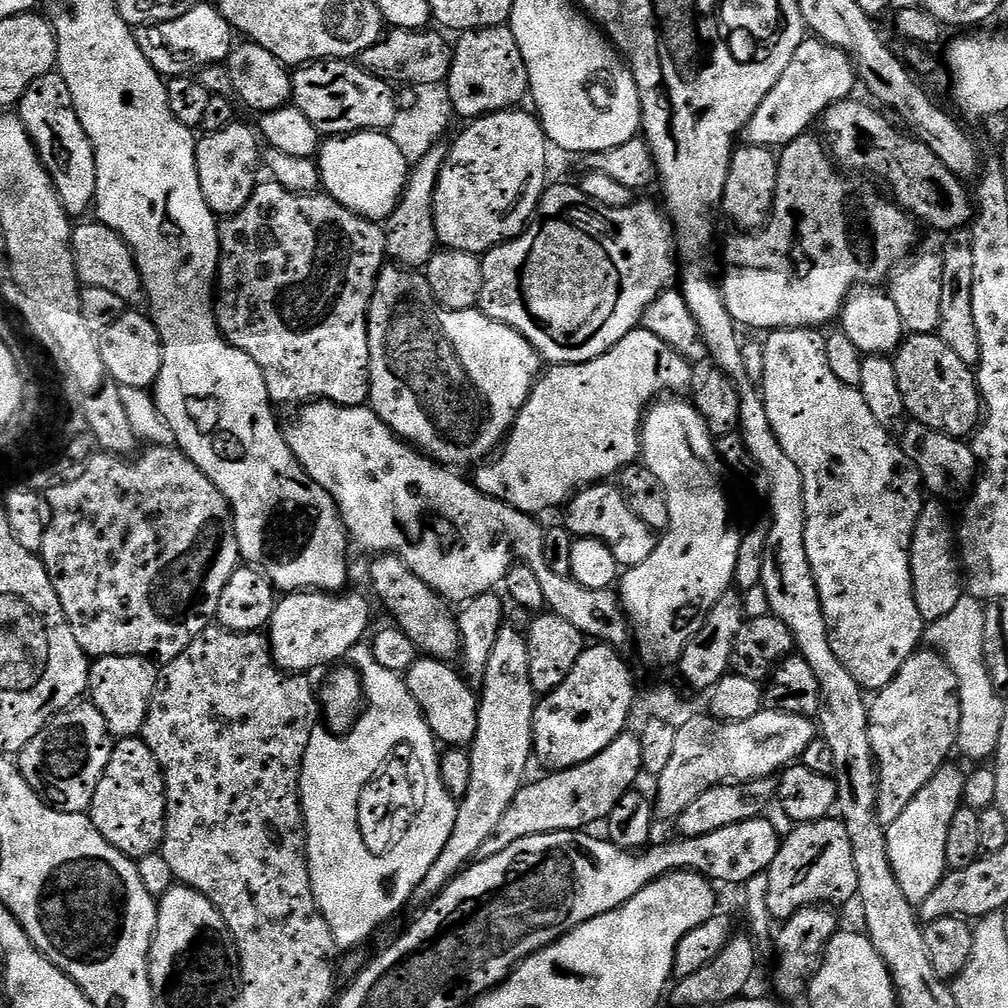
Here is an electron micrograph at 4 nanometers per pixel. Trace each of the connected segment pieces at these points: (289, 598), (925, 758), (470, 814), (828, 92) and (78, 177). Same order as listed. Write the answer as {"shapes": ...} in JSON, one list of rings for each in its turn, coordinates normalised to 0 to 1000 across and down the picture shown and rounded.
{"shapes":[[[[299,585],[283,590],[275,598],[268,620],[270,653],[275,663],[280,663],[291,669],[310,669],[313,663],[317,663],[320,659],[329,661],[340,656],[344,652],[345,646],[362,634],[361,626],[364,625],[365,618],[369,615],[369,603],[365,600],[363,592],[356,591],[353,587],[344,587],[330,589],[313,585]]],[[[910,645],[887,669],[878,683],[864,691],[861,700],[861,727],[863,744],[869,756],[869,813],[880,819],[887,812],[895,809],[895,804],[903,800],[907,788],[927,772],[934,760],[941,757],[940,749],[949,741],[952,728],[952,682],[946,665],[928,645]]],[[[497,622],[486,657],[482,657],[474,693],[474,724],[466,739],[464,783],[452,799],[450,824],[446,832],[412,883],[414,894],[425,895],[436,889],[447,873],[472,853],[475,841],[481,837],[482,831],[486,831],[486,827],[490,827],[498,808],[506,804],[506,796],[510,796],[514,784],[522,777],[520,769],[524,766],[524,757],[530,754],[528,717],[534,688],[530,681],[526,681],[526,645],[521,628]]],[[[800,38],[788,50],[784,65],[776,69],[776,77],[768,81],[768,89],[756,97],[756,105],[740,121],[736,132],[738,143],[750,143],[754,147],[776,149],[793,135],[799,134],[806,122],[816,116],[817,110],[833,99],[842,98],[851,87],[849,69],[845,59],[833,48],[823,46],[809,38]]],[[[53,69],[34,77],[18,104],[18,114],[30,133],[32,143],[40,155],[42,165],[50,173],[58,196],[68,215],[79,216],[83,209],[92,205],[95,197],[95,158],[93,145],[77,121],[73,109],[73,97],[69,97],[69,85]]]]}

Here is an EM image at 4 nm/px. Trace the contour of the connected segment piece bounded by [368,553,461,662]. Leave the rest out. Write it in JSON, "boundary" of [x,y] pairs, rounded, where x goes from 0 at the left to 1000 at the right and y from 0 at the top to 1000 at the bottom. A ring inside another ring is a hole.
{"boundary":[[[378,549],[368,556],[365,563],[367,577],[374,593],[389,611],[388,616],[400,625],[420,650],[445,657],[453,654],[457,641],[456,621],[451,608],[444,605],[443,596],[419,577],[395,553]]]}

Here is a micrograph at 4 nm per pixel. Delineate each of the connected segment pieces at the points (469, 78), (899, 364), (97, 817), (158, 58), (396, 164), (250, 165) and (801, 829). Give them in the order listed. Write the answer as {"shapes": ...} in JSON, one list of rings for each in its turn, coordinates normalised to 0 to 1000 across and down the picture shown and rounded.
{"shapes":[[[[495,24],[489,28],[471,28],[459,33],[451,41],[448,53],[448,64],[443,77],[446,101],[453,116],[475,117],[488,111],[502,111],[513,106],[519,95],[525,94],[524,70],[518,58],[518,50],[514,50],[514,42],[510,38],[507,27]]],[[[923,329],[902,332],[889,346],[887,356],[897,408],[908,420],[949,435],[967,430],[974,416],[974,402],[965,362],[954,359],[931,331]]],[[[119,732],[112,737],[111,747],[109,748],[109,756],[105,756],[105,764],[101,768],[101,772],[97,776],[97,784],[93,784],[93,792],[91,793],[91,801],[89,803],[89,813],[91,818],[97,823],[97,827],[101,827],[101,831],[105,831],[105,835],[109,835],[109,839],[116,841],[123,849],[138,851],[156,844],[159,836],[163,834],[163,801],[165,800],[165,792],[163,791],[163,770],[159,767],[159,757],[153,752],[153,748],[149,744],[149,740],[143,738],[139,732]]],[[[199,2],[172,20],[136,27],[134,33],[137,50],[141,50],[145,62],[164,77],[187,75],[210,63],[222,63],[232,47],[232,29],[210,2]]],[[[350,131],[340,137],[325,137],[315,152],[320,189],[362,218],[380,220],[392,208],[405,180],[407,163],[385,133]]],[[[231,121],[224,129],[207,131],[194,140],[194,164],[196,181],[200,185],[200,196],[215,215],[225,216],[239,210],[252,192],[256,176],[260,171],[260,143],[255,132],[239,121]]],[[[831,812],[809,813],[799,817],[790,817],[783,829],[774,834],[774,842],[768,855],[761,863],[763,886],[760,889],[760,899],[765,912],[777,915],[797,901],[807,899],[830,899],[840,893],[848,894],[851,883],[851,863],[847,863],[847,843],[843,843],[843,827],[839,827],[839,819]]]]}

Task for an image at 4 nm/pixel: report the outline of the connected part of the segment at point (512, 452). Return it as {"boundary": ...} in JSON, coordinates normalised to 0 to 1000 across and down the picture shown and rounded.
{"boundary":[[[638,323],[630,325],[625,331],[621,331],[621,335],[617,335],[617,339],[613,339],[605,347],[601,347],[601,351],[597,351],[585,359],[553,361],[545,364],[537,372],[536,376],[533,377],[530,384],[528,384],[528,389],[524,392],[524,398],[518,403],[516,410],[512,412],[512,417],[508,421],[508,427],[504,430],[502,439],[495,449],[495,452],[497,451],[496,456],[489,455],[487,458],[477,459],[471,465],[471,468],[473,467],[472,472],[470,471],[472,485],[486,494],[499,496],[501,500],[518,506],[524,512],[535,513],[537,511],[536,508],[544,508],[547,504],[559,505],[575,485],[582,484],[585,480],[594,480],[602,477],[604,474],[614,470],[618,464],[622,464],[624,460],[630,460],[636,455],[635,427],[645,402],[652,396],[651,389],[659,389],[655,391],[678,390],[675,388],[683,380],[685,380],[684,382],[688,380],[687,365],[688,362],[684,358],[680,357],[678,353],[674,353],[665,343],[661,343],[661,339],[657,339],[657,335],[649,335],[649,331],[645,331]]]}

